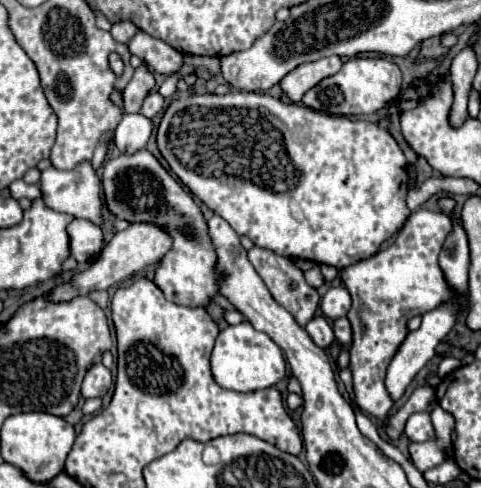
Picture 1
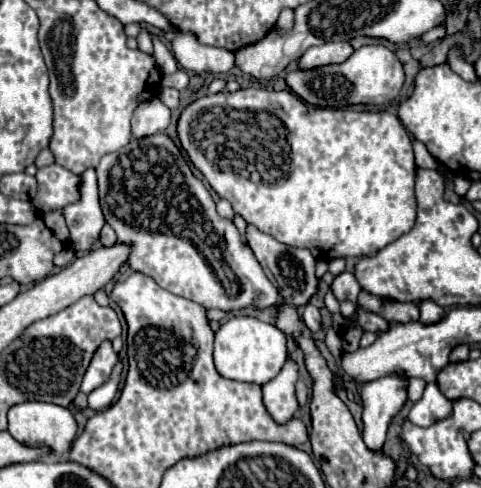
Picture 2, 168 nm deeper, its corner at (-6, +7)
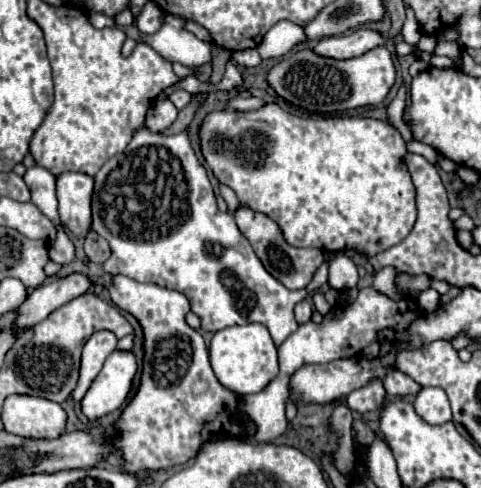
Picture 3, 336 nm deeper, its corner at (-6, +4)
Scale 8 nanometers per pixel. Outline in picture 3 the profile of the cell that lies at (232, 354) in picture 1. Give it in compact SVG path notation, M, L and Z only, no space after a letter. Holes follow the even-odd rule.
M262 324L230 326L212 336L210 364L218 382L238 396L260 392L278 372L278 348L272 342L270 332Z

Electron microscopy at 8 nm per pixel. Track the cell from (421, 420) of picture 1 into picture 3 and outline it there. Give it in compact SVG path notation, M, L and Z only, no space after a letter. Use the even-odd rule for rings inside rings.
M422 388L414 400L414 410L428 424L444 424L452 420L450 402L442 388Z

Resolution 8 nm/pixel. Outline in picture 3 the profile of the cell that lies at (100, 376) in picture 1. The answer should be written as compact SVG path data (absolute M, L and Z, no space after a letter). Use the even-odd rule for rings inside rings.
M98 330L86 340L86 344L82 348L82 358L80 358L80 378L72 392L74 402L80 402L84 398L88 384L92 384L92 380L98 376L104 360L116 350L116 342L118 342L118 338L110 330Z

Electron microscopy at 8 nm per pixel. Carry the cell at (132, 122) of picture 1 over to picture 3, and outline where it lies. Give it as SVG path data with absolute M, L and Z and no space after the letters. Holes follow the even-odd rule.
M170 100L154 102L146 116L146 128L152 132L162 132L176 120L176 116L178 116L178 110Z

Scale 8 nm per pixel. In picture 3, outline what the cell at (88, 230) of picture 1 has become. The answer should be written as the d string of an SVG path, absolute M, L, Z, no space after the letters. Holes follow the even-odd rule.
M62 172L56 176L56 198L58 214L62 226L70 228L74 236L86 236L90 232L90 198L92 198L94 180L80 172Z

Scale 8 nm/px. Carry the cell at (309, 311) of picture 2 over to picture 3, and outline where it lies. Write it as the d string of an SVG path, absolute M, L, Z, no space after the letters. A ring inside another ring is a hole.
M308 300L298 302L298 304L296 304L296 308L294 308L294 316L296 316L296 322L298 322L298 324L308 322L308 320L310 320L310 316L312 316L312 304L310 304Z

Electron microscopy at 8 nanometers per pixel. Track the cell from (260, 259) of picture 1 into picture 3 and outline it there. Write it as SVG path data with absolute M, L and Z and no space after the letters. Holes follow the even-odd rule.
M238 206L238 210L234 212L234 218L236 218L240 232L250 240L250 244L252 244L256 256L260 258L260 262L264 264L264 268L276 280L280 280L288 290L300 290L300 288L306 288L310 284L314 272L324 262L324 254L318 248L294 248L294 246L290 246L284 240L280 226L262 212L254 212L254 218L252 218L252 208Z

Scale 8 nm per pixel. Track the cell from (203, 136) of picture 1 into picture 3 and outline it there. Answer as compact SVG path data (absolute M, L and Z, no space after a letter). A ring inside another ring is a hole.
M266 104L266 120L260 118L260 112L264 108L256 112L212 112L200 128L200 146L208 166L222 184L236 192L240 204L272 216L292 246L312 246L324 252L354 248L360 254L374 256L408 236L416 222L416 192L402 162L406 144L394 126L374 118L300 118L278 104Z

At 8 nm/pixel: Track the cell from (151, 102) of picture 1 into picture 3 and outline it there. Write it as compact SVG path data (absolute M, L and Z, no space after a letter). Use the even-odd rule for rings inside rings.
M174 90L174 92L170 94L170 100L172 100L172 104L174 104L178 110L182 110L182 108L192 100L192 94L188 94L186 90Z

